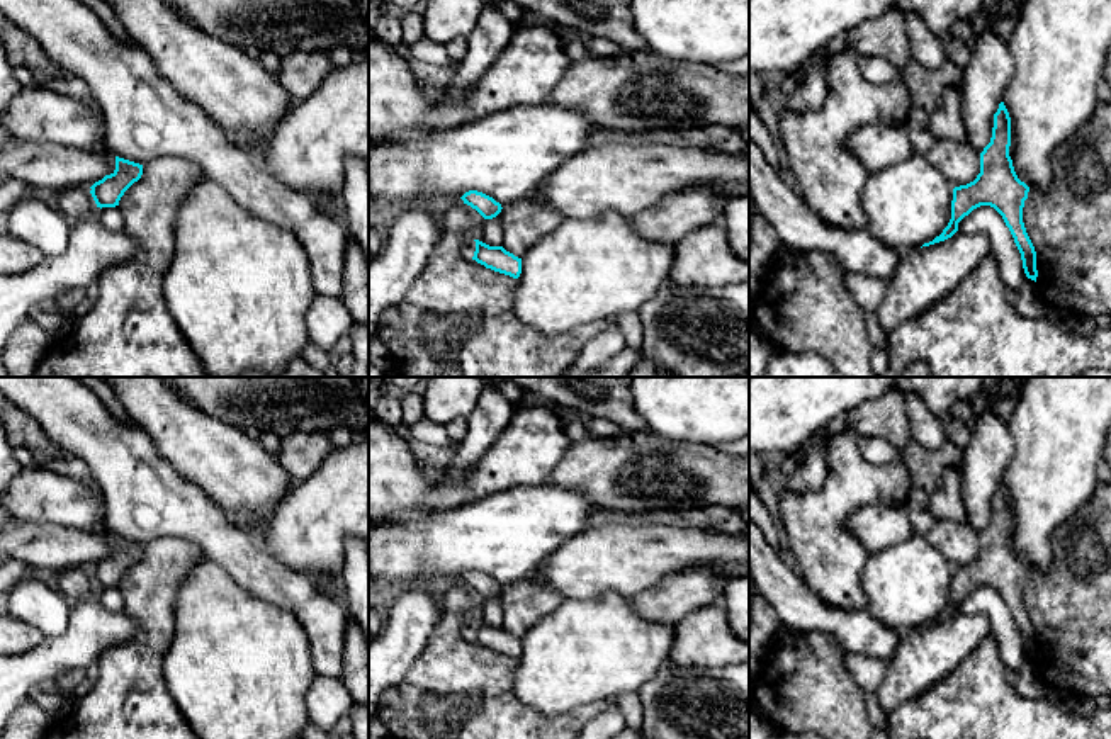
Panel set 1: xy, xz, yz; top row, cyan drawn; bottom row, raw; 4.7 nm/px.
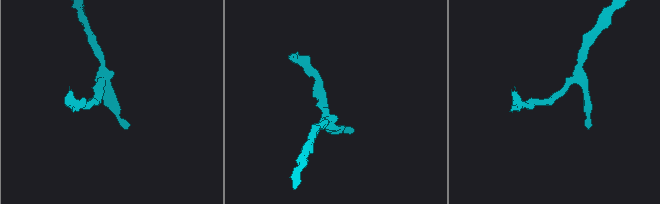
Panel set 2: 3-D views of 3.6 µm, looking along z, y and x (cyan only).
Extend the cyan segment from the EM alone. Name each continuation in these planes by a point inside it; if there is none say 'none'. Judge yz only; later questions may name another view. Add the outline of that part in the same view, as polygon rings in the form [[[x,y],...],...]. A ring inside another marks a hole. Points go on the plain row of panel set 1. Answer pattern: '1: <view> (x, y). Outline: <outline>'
none

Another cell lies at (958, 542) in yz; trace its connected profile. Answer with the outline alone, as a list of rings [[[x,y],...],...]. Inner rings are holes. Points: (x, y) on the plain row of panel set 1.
[[[936,520],[926,537],[953,567],[967,566],[980,554],[980,533],[968,523]]]

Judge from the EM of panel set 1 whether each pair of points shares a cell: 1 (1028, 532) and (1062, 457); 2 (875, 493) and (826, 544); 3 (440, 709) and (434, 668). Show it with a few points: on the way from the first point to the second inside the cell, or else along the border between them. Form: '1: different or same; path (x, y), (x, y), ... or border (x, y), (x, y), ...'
1: same; path (1037, 513), (1052, 476)
2: same; path (858, 493), (826, 527)
3: same; path (440, 699), (440, 678)

